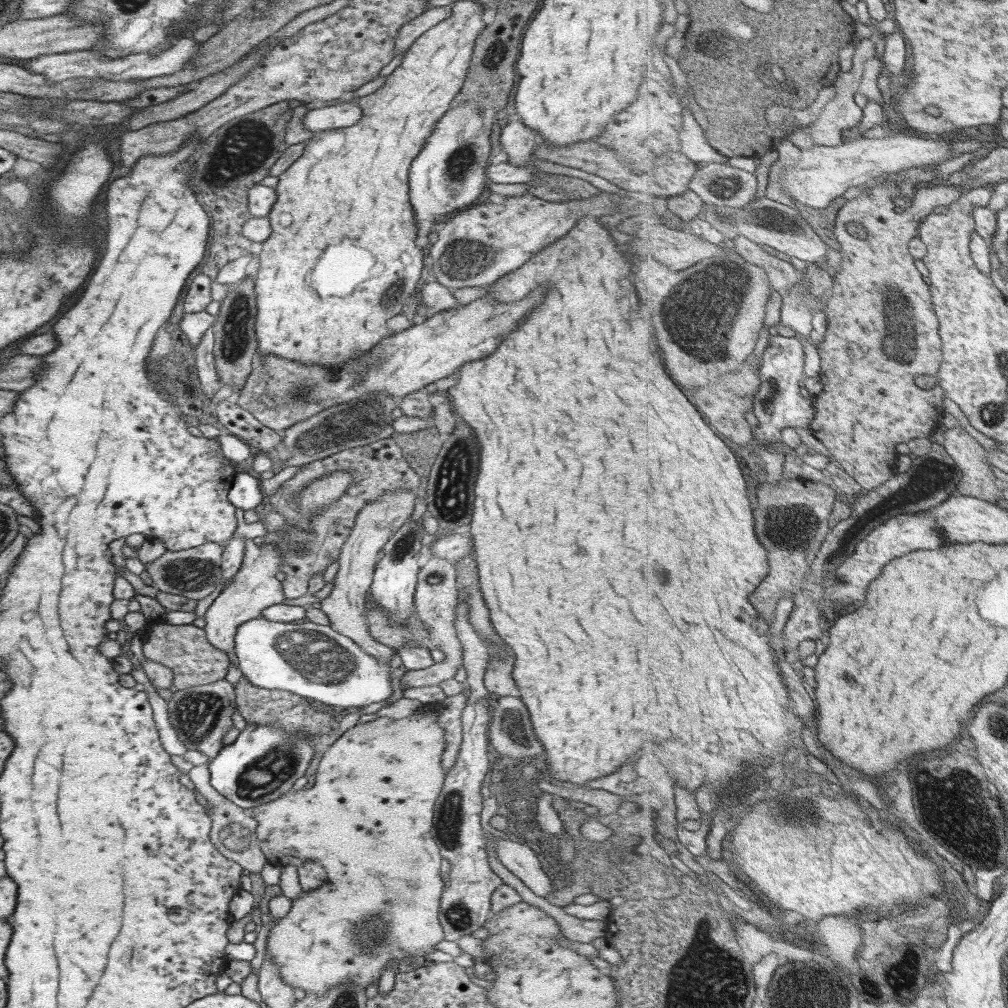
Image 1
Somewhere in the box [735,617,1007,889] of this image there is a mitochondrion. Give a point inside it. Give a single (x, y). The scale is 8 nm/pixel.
(973, 806)

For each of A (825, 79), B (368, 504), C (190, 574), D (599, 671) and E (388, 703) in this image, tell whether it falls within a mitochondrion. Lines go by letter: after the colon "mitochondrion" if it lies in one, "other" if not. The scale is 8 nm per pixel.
A: other
B: other
C: mitochondrion
D: other
E: other

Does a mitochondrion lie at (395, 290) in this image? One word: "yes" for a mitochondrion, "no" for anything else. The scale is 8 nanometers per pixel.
yes

